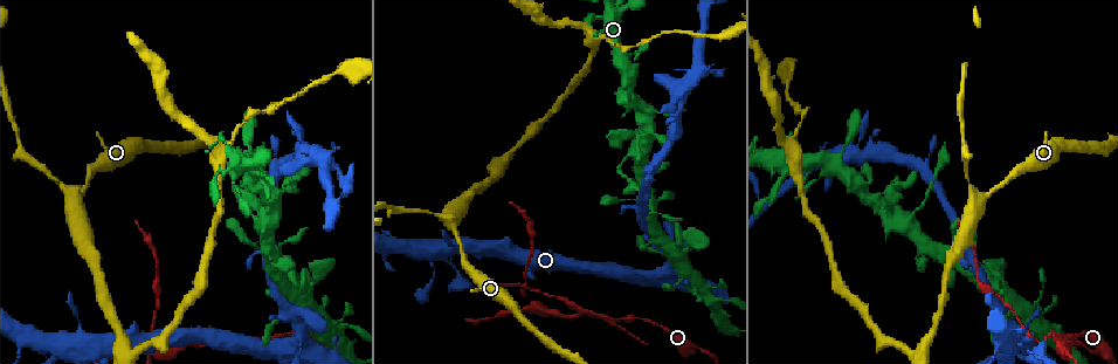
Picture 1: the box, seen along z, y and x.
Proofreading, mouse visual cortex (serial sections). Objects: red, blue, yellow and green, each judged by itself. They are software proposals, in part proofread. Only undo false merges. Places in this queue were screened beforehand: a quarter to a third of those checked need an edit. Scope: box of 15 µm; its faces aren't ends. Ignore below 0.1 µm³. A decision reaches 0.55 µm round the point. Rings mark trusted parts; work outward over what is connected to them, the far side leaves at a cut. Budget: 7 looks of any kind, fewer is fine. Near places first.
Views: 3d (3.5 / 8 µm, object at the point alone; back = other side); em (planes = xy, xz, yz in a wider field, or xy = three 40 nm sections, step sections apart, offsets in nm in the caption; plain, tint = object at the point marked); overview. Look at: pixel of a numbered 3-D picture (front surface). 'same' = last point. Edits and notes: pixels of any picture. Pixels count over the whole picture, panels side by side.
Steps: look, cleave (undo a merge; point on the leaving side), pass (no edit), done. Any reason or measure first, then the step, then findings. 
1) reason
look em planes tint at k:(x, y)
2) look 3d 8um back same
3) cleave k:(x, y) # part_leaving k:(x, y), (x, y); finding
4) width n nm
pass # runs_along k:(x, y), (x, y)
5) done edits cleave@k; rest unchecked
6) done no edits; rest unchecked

look 3d 3.5um at 1:(80, 203)

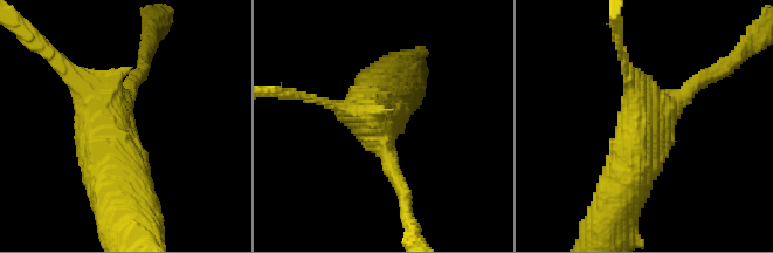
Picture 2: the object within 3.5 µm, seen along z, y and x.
look em xy step 2 tint at 2:(113, 120)

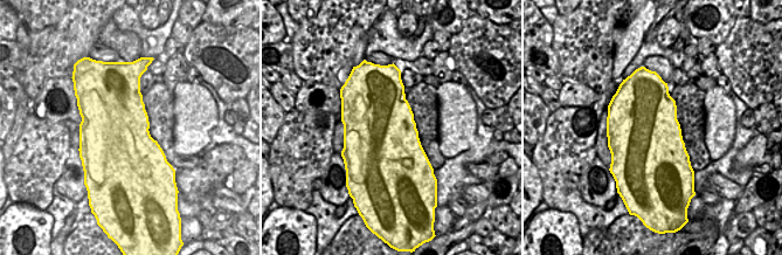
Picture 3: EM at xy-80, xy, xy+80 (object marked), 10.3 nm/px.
pass # one cell here

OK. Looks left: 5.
look 3d 3.5um at 1:(255, 219)

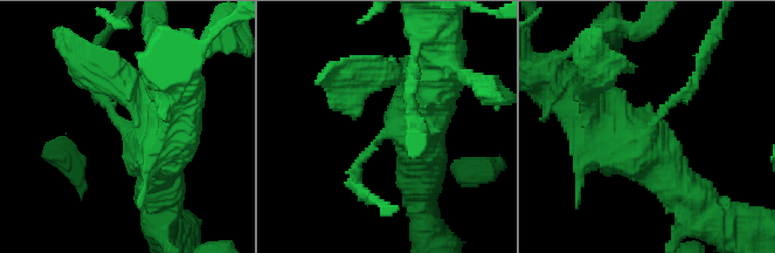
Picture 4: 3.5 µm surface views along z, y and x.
need the tissue
look em xy step 2 tint at 4:(644, 137)

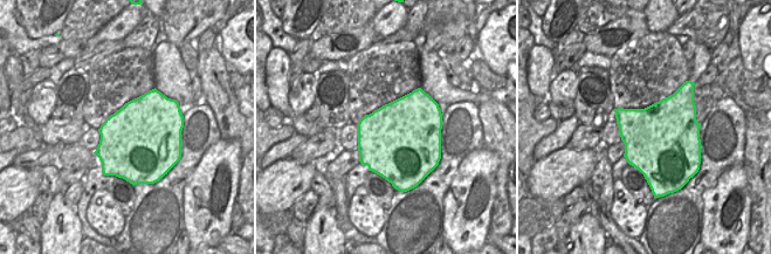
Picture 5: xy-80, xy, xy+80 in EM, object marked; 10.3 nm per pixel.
width 800 nm
pass # runs_along 4:(586, 108), (699, 205); continuous, no second cell

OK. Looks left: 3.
arms part here
look 3d 8um at 1:(323, 164)

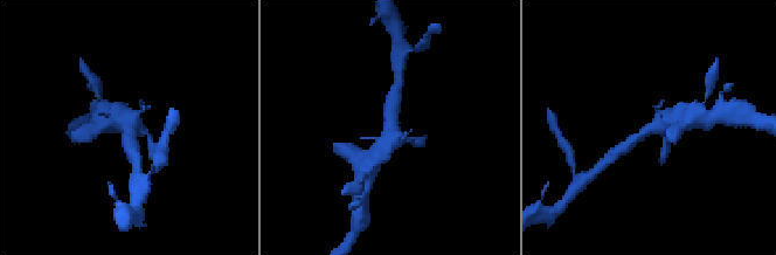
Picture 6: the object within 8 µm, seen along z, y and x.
look 3d 3.5um at 6:(650, 128)

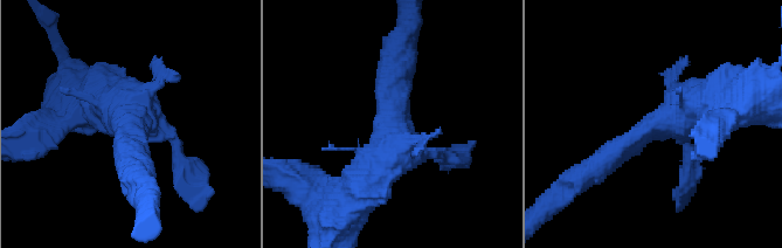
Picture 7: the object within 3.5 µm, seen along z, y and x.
look em xy step 1 tint at 7:(132, 127)

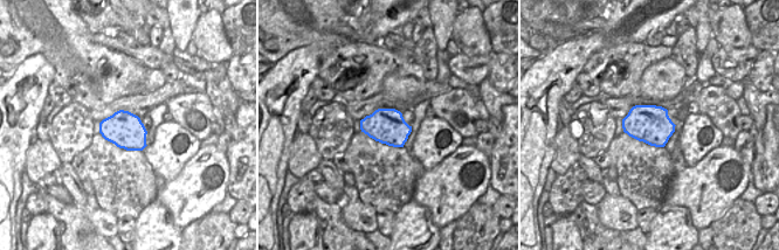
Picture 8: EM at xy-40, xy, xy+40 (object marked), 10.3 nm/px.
pass # runs_along 7:(344, 205), (394, 149), (394, 82); all the same cell

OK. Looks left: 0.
done no edits; rest unchecked

